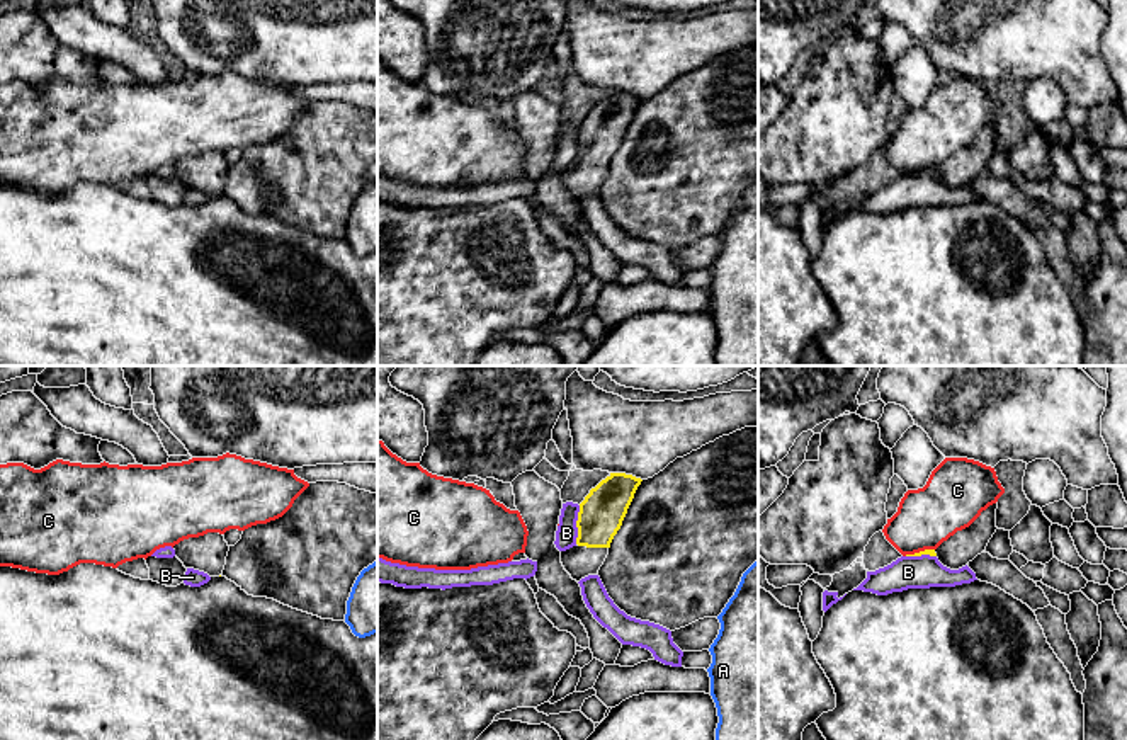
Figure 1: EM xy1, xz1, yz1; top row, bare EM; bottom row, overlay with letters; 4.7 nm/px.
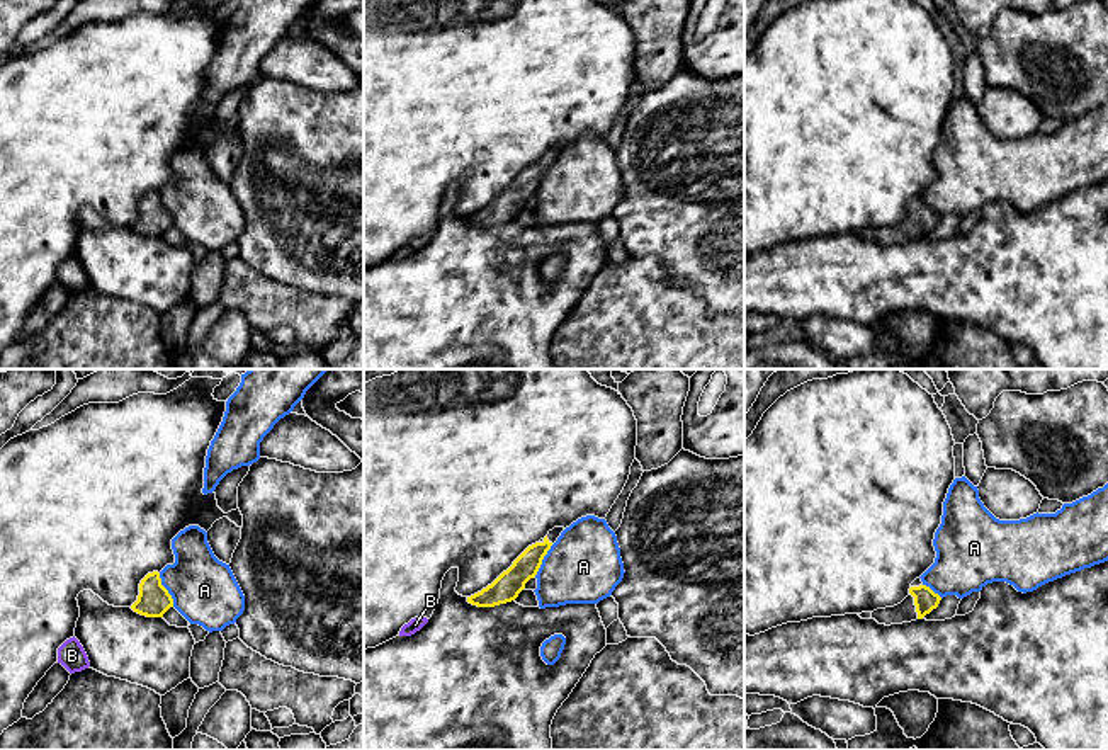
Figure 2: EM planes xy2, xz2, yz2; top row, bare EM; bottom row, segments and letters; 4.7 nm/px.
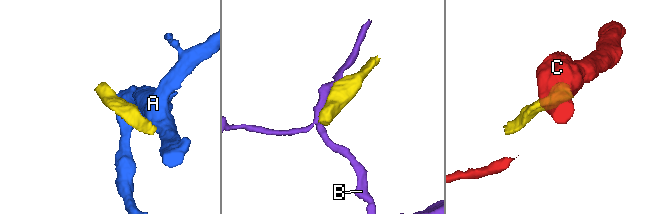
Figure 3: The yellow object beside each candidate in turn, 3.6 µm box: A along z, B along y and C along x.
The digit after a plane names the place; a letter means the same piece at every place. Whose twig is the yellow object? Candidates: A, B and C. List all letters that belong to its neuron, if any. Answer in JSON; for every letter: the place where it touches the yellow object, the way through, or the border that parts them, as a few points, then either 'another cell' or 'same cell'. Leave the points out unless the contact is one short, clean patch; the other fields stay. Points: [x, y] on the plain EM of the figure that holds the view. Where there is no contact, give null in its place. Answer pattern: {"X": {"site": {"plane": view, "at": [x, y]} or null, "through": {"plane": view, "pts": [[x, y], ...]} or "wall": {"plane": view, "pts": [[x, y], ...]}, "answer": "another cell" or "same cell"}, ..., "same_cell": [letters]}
{"A": {"site": {"plane": "xy2", "at": [167, 210]}, "wall": {"plane": "xy2", "pts": [[158, 193], [160, 203], [174, 225]]}, "answer": "another cell"}, "B": {"site": {"plane": "xz1", "at": [577, 143]}, "answer": "another cell"}, "C": {"site": {"plane": "yz1", "at": [920, 170]}, "wall": {"plane": "yz1", "pts": [[934, 167], [905, 174]]}, "answer": "another cell"}, "same_cell": []}

